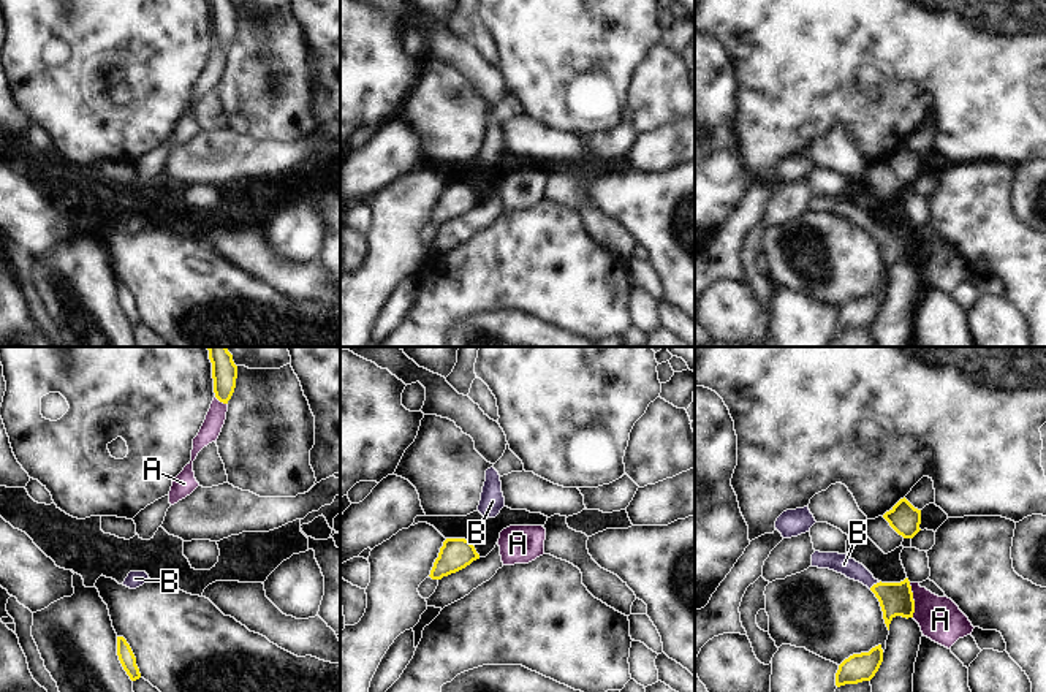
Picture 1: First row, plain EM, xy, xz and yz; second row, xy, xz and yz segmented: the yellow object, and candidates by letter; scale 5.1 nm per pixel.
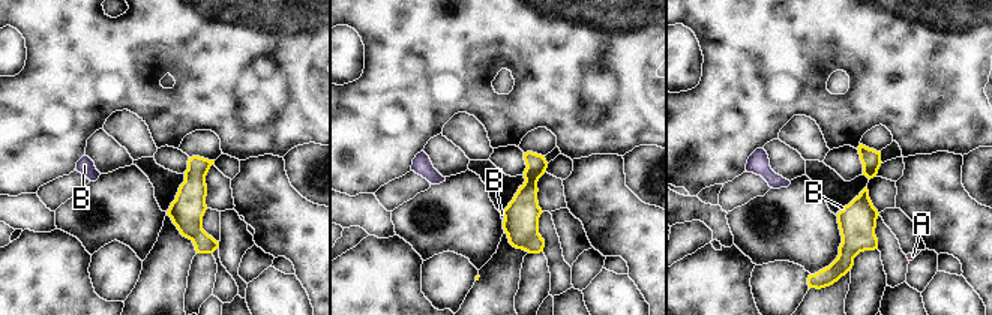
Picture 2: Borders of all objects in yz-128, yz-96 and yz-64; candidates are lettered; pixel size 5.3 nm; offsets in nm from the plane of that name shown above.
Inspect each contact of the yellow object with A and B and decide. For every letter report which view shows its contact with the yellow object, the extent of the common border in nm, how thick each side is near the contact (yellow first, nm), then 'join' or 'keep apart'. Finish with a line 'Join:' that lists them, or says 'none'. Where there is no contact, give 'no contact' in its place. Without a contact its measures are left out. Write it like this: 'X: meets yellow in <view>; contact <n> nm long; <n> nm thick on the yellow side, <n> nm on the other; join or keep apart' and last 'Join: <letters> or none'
A: meets yellow in yz; contact 180 nm long; 180 nm thick on the yellow side, 220 nm on the other; keep apart
B: meets yellow in yz; contact 70 nm long; 180 nm thick on the yellow side, 100 nm on the other; join
Join: B

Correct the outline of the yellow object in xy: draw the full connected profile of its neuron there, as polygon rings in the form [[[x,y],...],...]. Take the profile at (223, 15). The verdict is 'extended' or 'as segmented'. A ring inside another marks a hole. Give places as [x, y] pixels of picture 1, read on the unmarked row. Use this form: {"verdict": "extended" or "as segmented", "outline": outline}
{"verdict": "as segmented", "outline": [[[209,0],[209,5],[212,8],[215,43],[228,49],[236,33],[237,11],[233,6],[233,0]]]}

